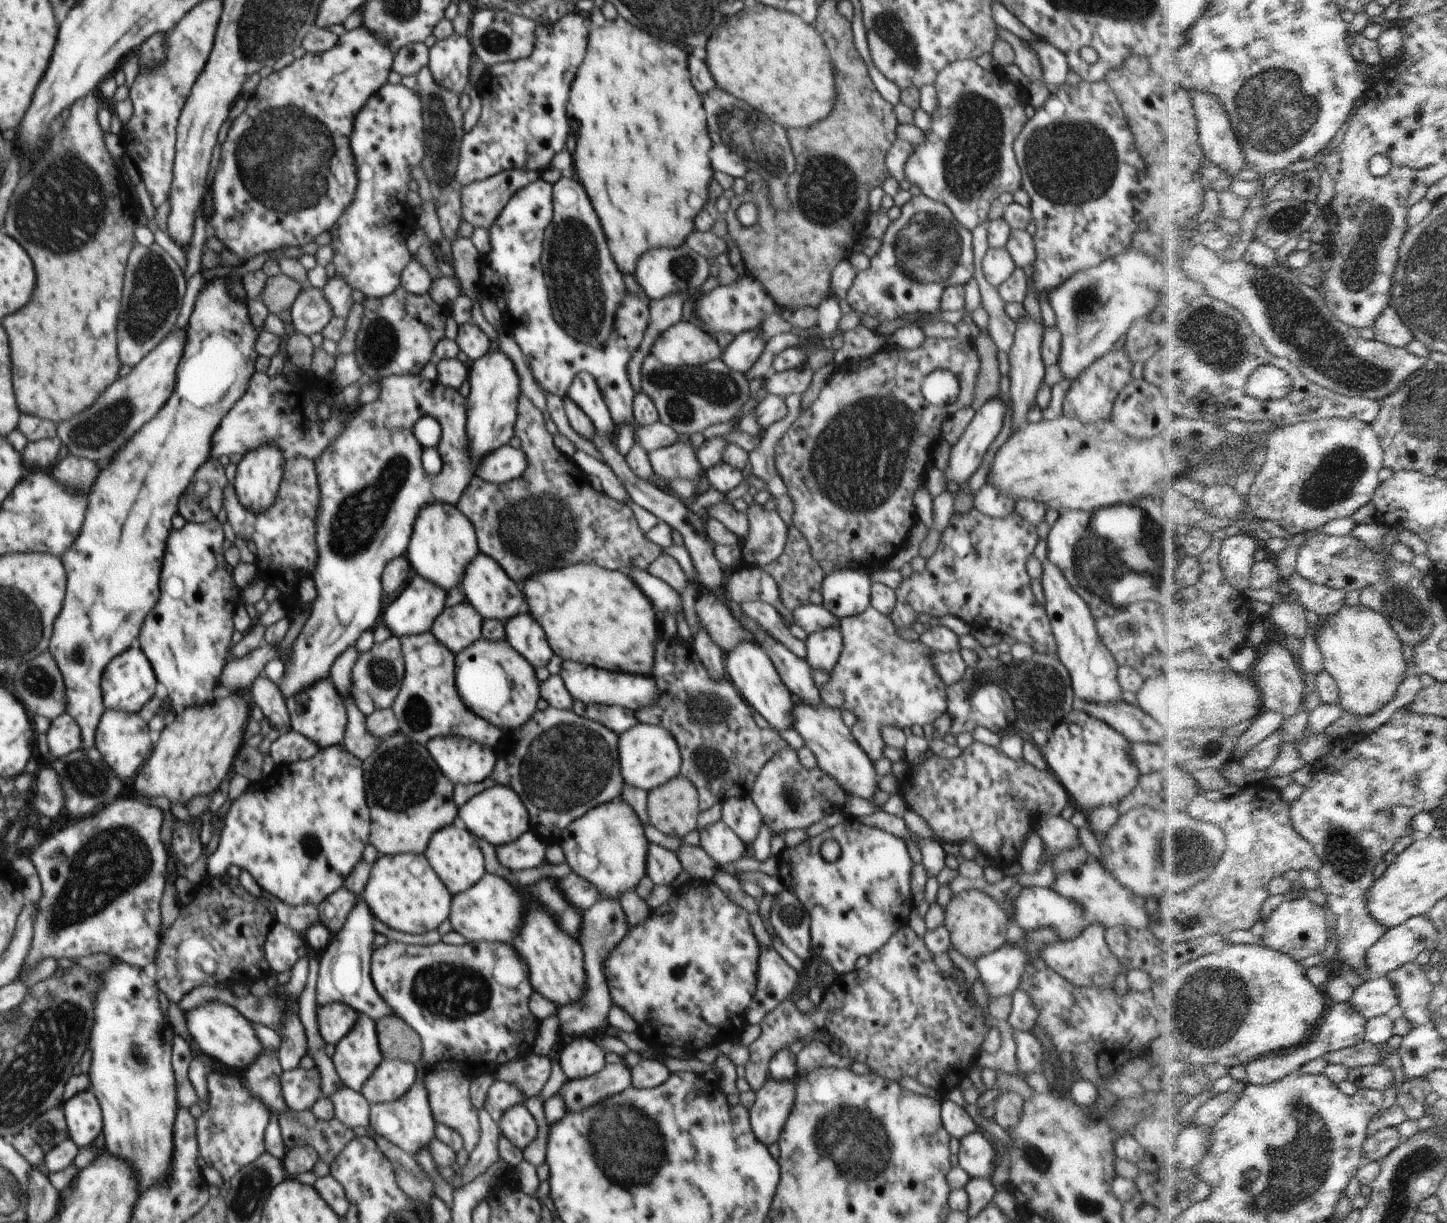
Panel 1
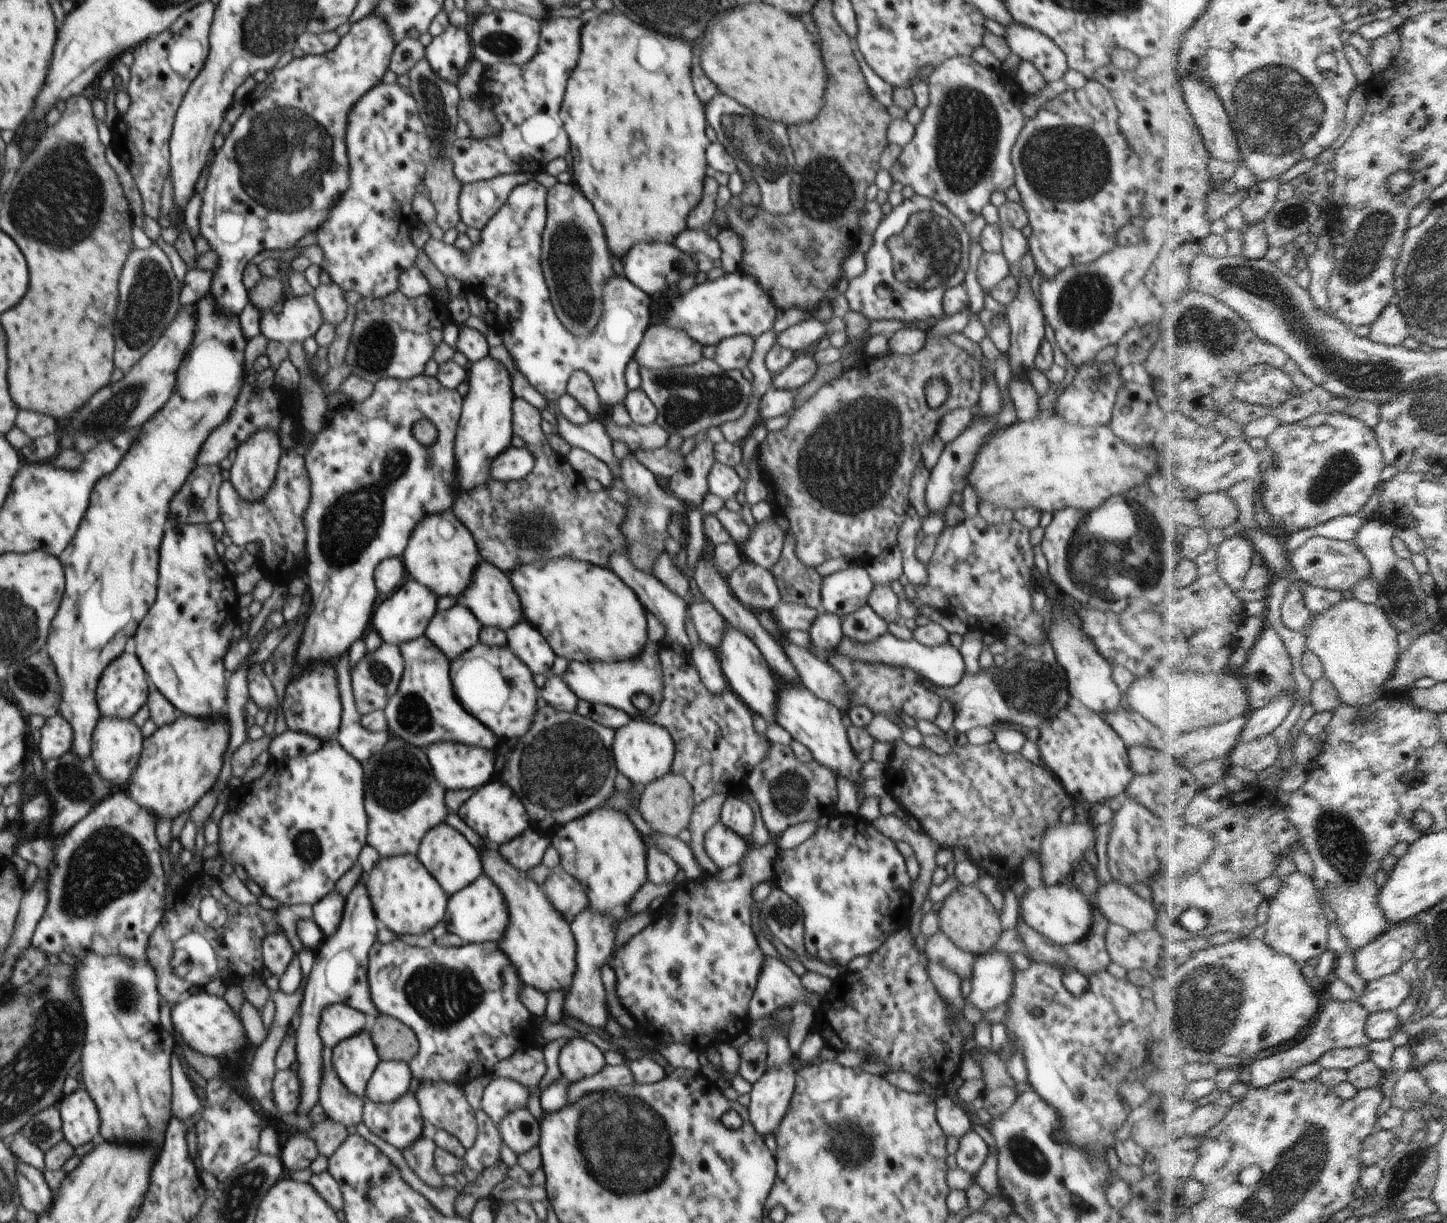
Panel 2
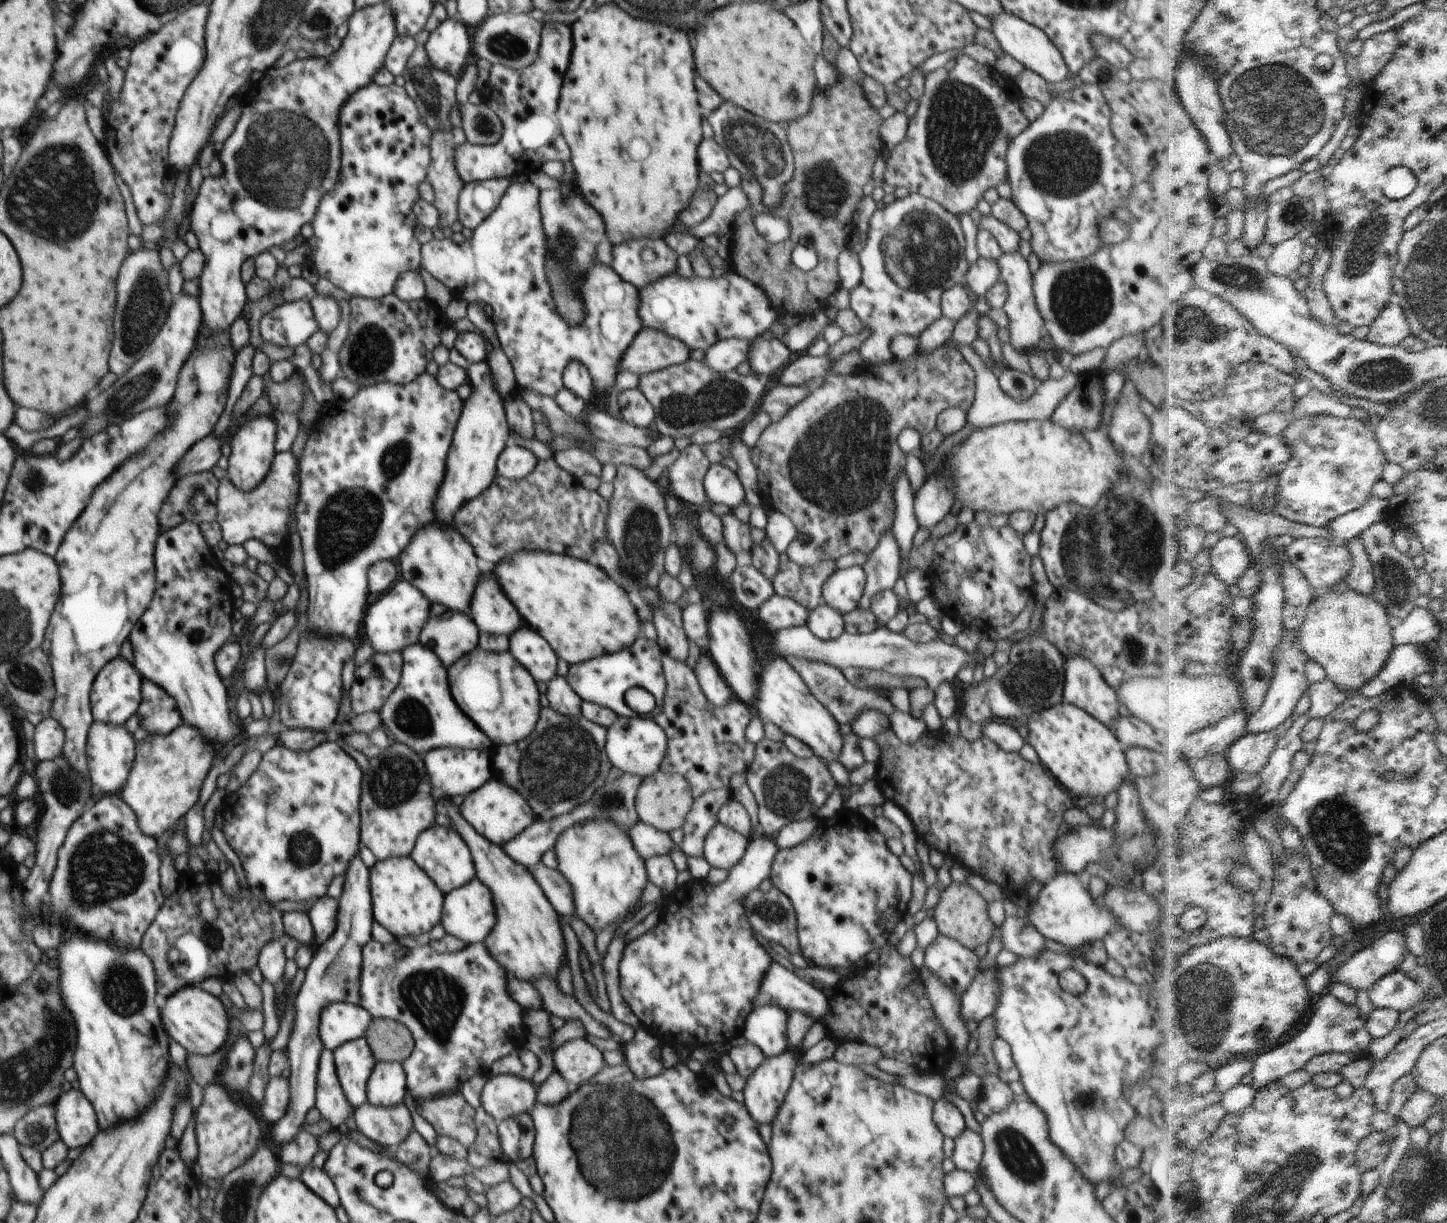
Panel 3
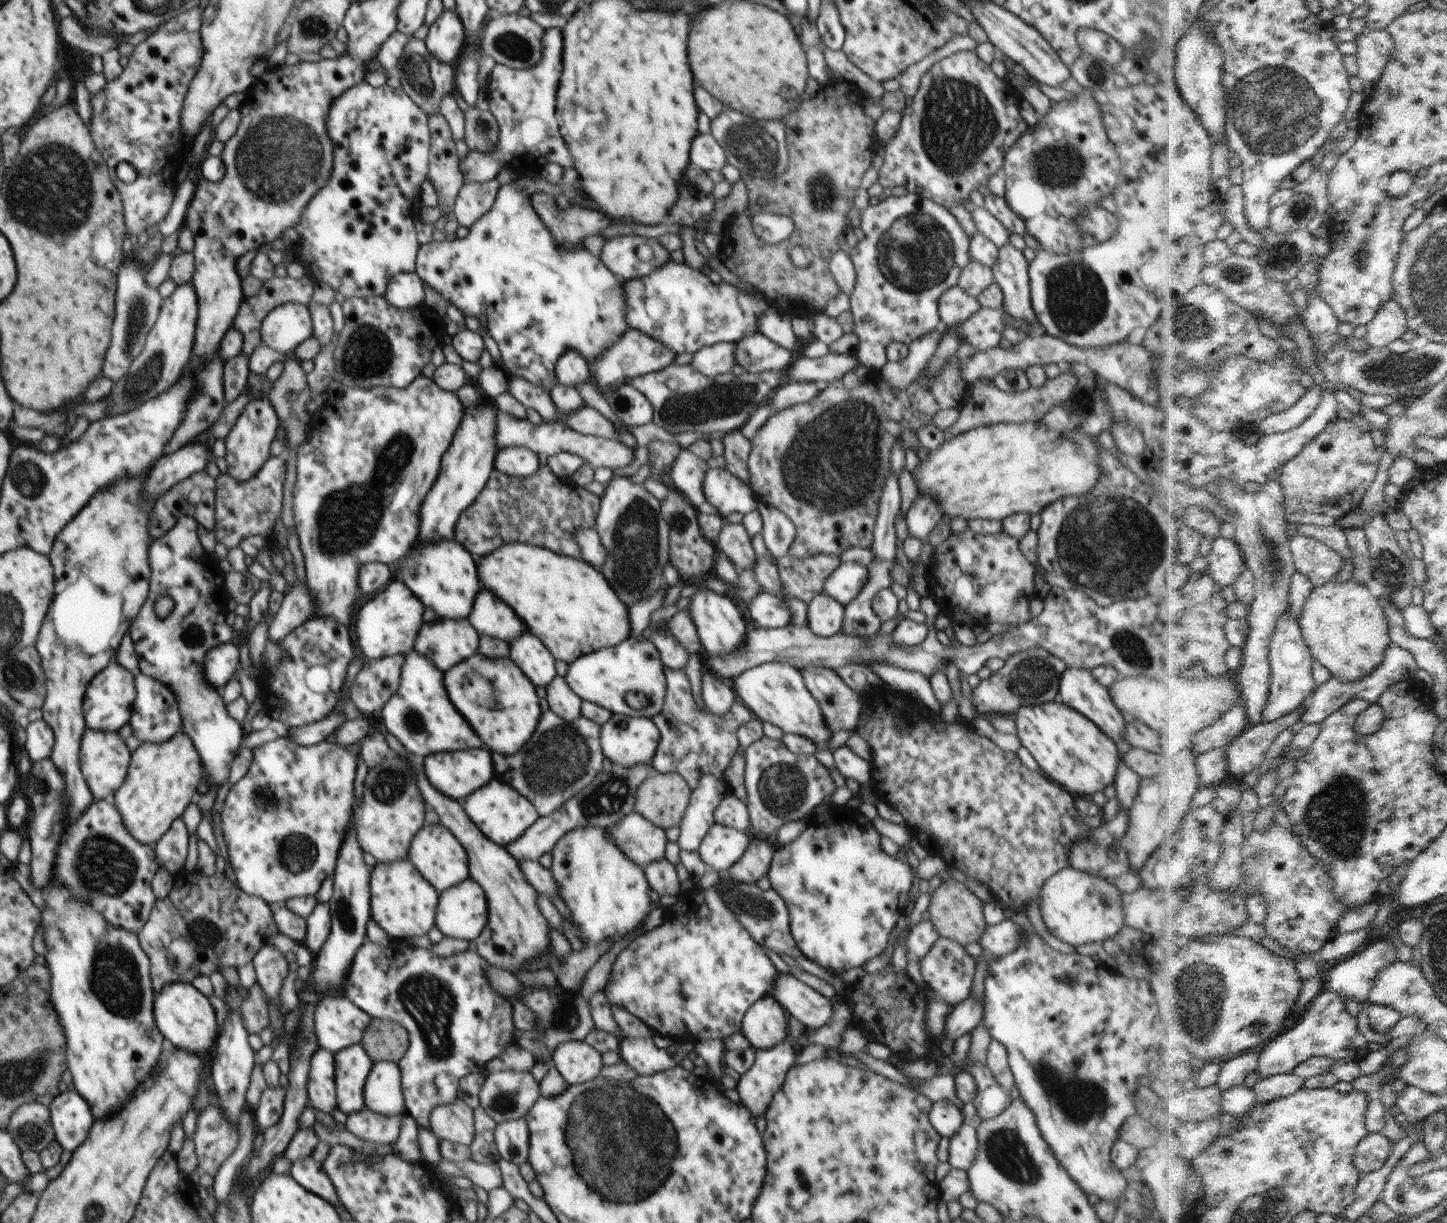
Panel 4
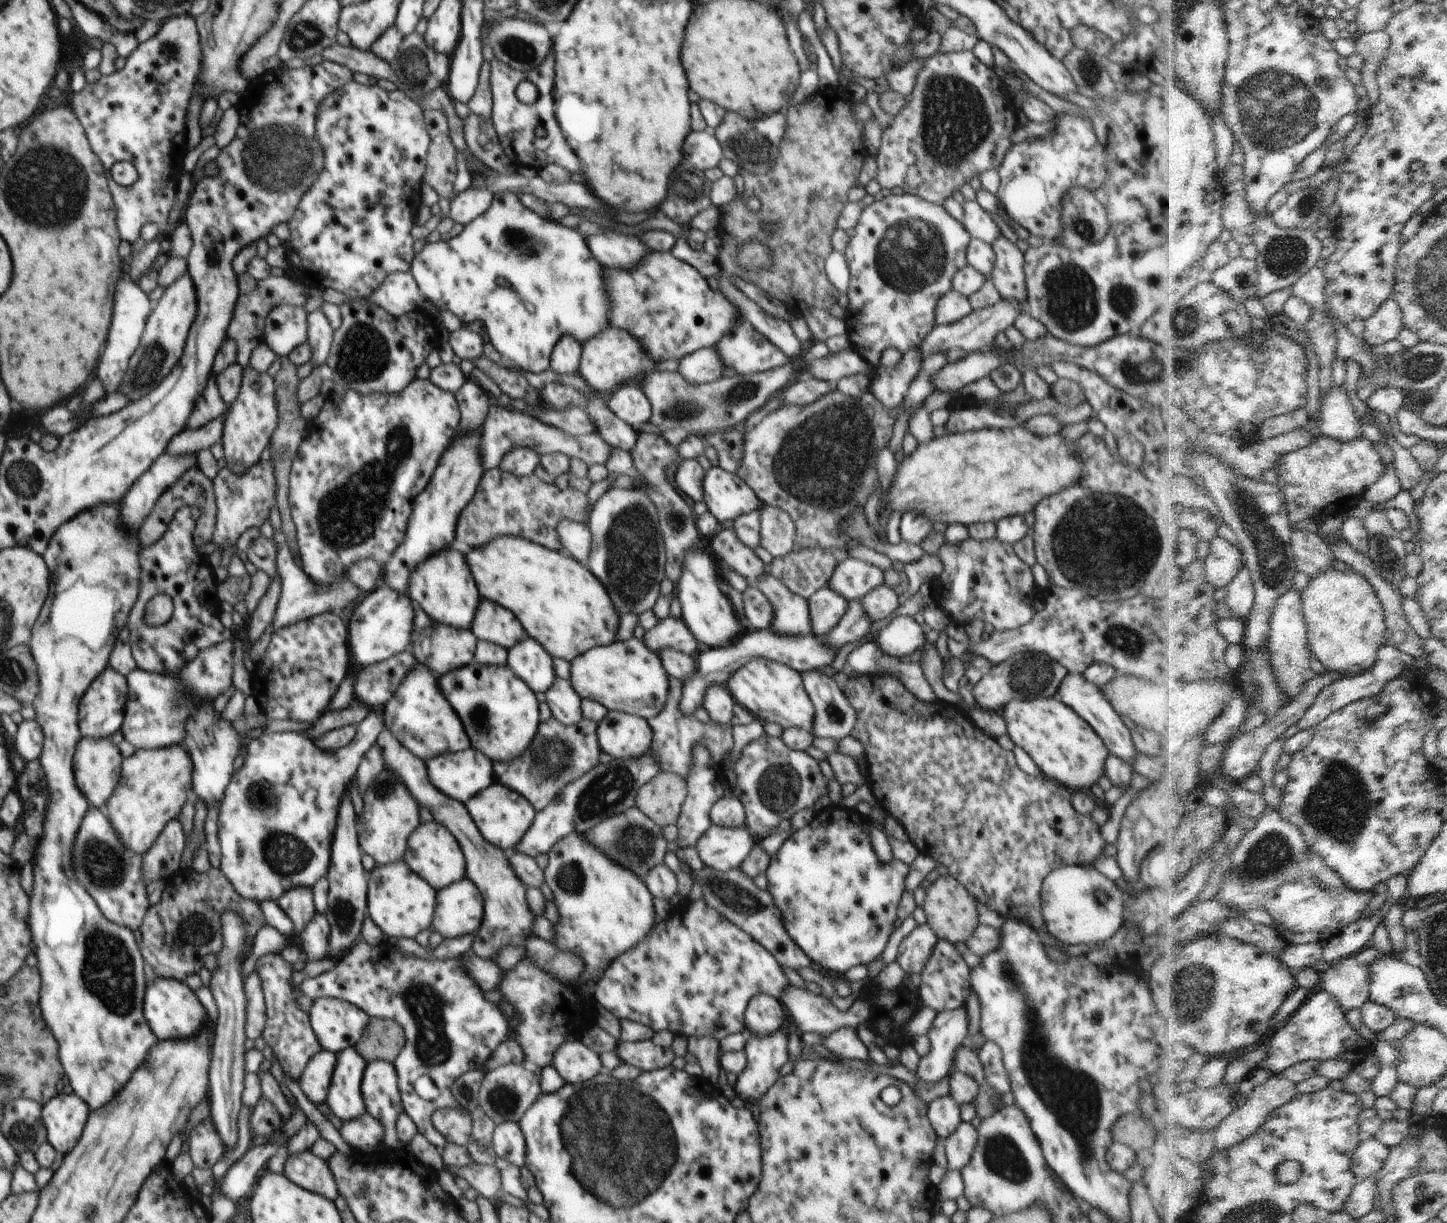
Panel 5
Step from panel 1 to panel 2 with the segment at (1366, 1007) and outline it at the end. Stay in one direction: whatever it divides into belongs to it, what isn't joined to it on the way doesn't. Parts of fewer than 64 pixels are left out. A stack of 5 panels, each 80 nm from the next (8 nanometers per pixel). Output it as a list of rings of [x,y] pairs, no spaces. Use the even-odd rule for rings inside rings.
[[[1392,973],[1367,985],[1359,1001],[1371,1014],[1392,1011],[1402,1006],[1412,994],[1412,984],[1400,974]]]

